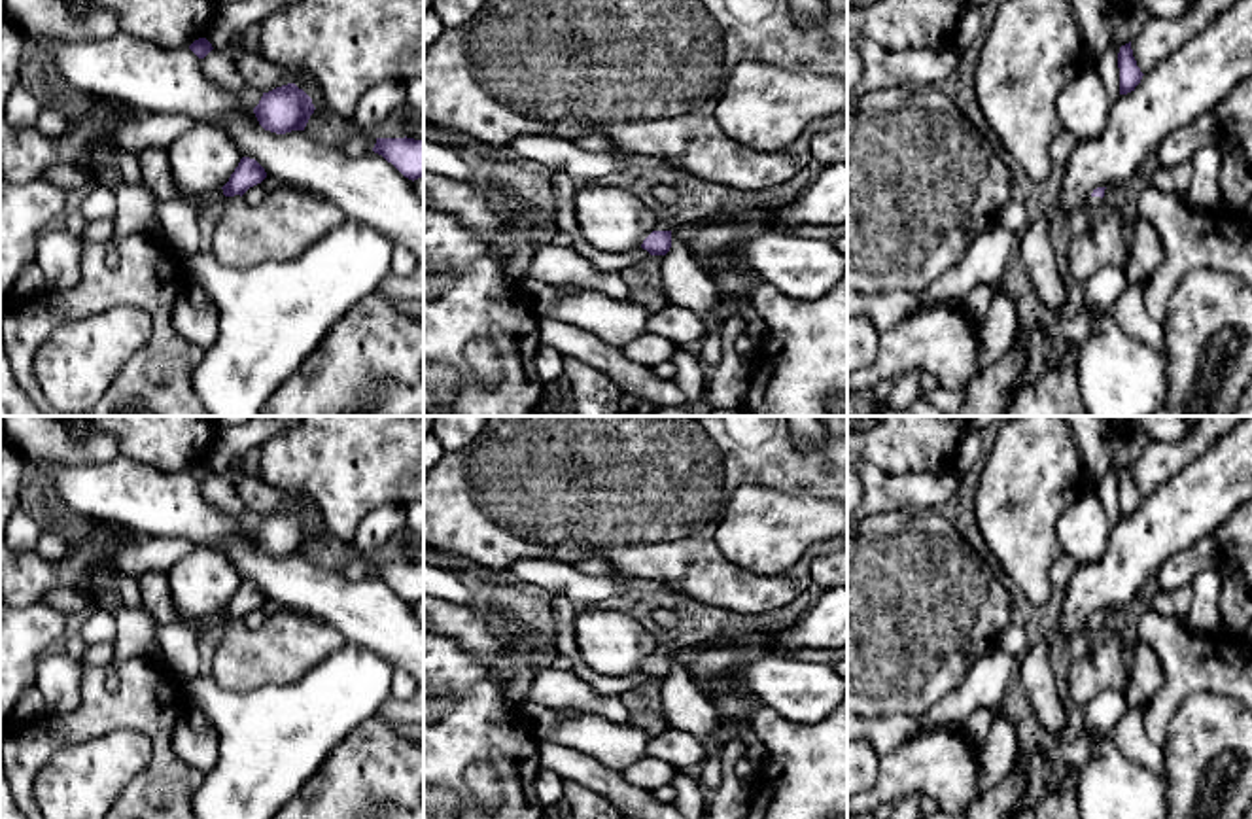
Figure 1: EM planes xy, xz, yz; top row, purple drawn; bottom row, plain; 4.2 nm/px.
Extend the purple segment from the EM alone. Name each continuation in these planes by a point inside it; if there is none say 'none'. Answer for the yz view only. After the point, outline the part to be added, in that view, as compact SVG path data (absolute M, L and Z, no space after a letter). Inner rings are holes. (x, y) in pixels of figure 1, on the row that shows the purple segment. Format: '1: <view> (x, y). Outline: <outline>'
1: yz (1094, 205). Outline: M1089 197L1086 202L1086 210L1091 214L1095 219L1099 216L1099 210L1104 206L1104 200L1101 197Z

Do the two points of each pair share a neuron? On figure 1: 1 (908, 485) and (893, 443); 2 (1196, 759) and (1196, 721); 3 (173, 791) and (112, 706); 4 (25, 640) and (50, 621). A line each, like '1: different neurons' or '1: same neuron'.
1: different neurons
2: same neuron
3: same neuron
4: same neuron

